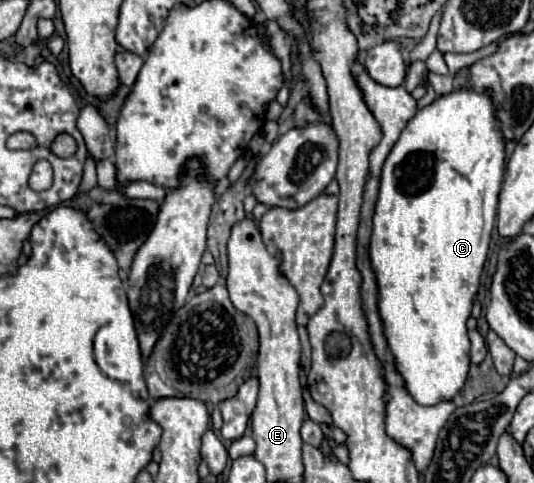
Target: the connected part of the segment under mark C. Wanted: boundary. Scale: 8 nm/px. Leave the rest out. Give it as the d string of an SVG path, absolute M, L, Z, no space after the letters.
M459 87L459 89L453 89L451 93L447 95L441 95L437 97L431 105L419 109L415 113L415 117L409 119L407 127L403 129L399 141L395 143L395 147L391 149L389 157L385 159L383 163L383 169L381 169L381 177L379 177L379 197L381 201L377 201L375 205L375 233L371 235L371 263L373 263L373 271L375 271L375 277L377 277L377 287L379 287L379 315L383 319L383 325L385 325L385 337L387 337L387 345L389 349L393 351L395 355L395 365L397 365L397 371L403 375L405 379L405 387L409 389L409 393L413 395L413 399L421 405L435 405L443 399L451 399L455 397L461 389L463 389L463 383L465 383L465 377L467 377L467 371L469 371L469 337L467 337L467 317L471 315L471 307L473 307L473 297L477 293L477 287L479 287L479 277L481 277L481 271L483 271L483 263L487 259L487 249L489 249L489 243L491 243L491 231L493 231L493 225L495 225L495 207L497 207L497 197L499 197L499 187L501 187L501 181L503 181L503 171L505 171L505 139L503 139L503 133L501 133L501 121L497 119L497 109L495 109L495 103L491 99L491 91L483 91L483 93L477 93L473 89L465 89L465 87Z

